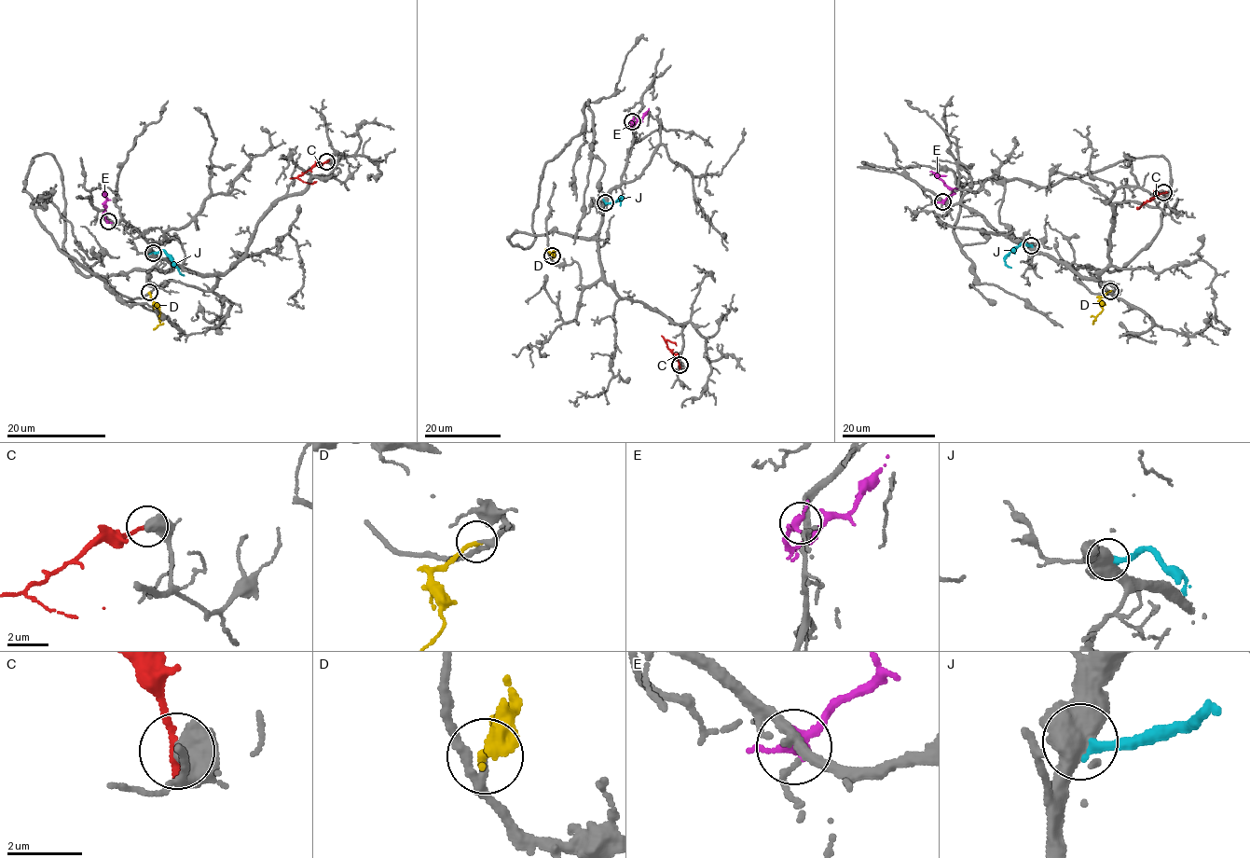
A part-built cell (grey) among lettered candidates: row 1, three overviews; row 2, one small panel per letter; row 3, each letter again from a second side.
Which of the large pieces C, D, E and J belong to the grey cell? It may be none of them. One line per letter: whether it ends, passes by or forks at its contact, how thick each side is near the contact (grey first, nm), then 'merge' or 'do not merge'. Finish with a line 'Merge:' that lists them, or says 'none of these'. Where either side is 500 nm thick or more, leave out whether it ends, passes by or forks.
C: 700/240 nm | do not merge
D: it ends | 190/200 nm | merge
E: it ends | 240/400 nm | do not merge
J: 500/320 nm | do not merge
Merge: D

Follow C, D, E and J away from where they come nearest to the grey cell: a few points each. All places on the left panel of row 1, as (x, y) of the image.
C: (326, 161), (317, 163), (298, 177), (305, 181), (316, 181)
D: (148, 292), (160, 313), (160, 324), (153, 329)
E: (108, 222), (104, 214), (106, 199), (103, 191)
J: (154, 252), (166, 251), (184, 275)

